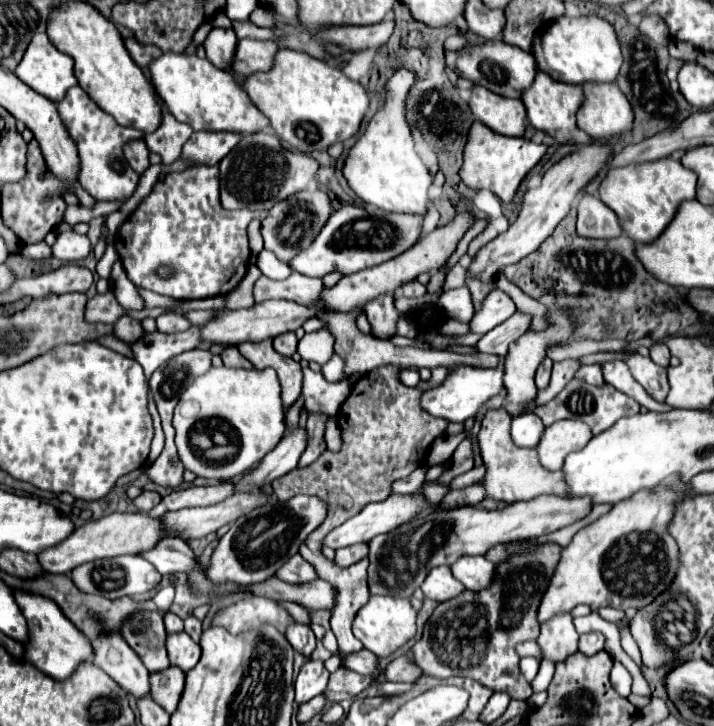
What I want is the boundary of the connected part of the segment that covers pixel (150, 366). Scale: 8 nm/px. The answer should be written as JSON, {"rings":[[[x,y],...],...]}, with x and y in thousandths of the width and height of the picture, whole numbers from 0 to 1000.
{"rings":[[[266,449],[261,457],[246,457],[246,460],[227,460],[227,457],[204,460],[190,474],[182,474],[182,479],[188,485],[188,493],[199,501],[207,525],[213,512],[224,501],[235,499],[241,490],[246,490],[252,485],[275,479],[280,471],[283,471],[280,452]]]}

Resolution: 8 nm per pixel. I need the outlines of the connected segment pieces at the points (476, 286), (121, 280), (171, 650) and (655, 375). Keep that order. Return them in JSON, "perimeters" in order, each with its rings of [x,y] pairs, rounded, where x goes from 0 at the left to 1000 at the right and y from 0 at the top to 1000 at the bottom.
{"perimeters":[[[[655,380],[653,394],[658,397],[658,405],[661,405],[664,430],[669,430],[672,421],[675,421],[675,413],[678,413],[678,410],[683,408],[683,402],[692,397],[692,388],[678,388],[678,386],[672,386],[669,380]]],[[[160,361],[157,366],[157,380],[154,380],[154,391],[157,391],[157,399],[165,410],[165,416],[176,424],[176,427],[199,427],[202,424],[202,413],[199,408],[193,405],[190,394],[176,383],[176,375],[171,369],[171,361]]],[[[261,871],[235,873],[232,895],[235,895],[238,915],[249,917],[258,926],[272,920],[275,912],[280,909],[280,890]]],[[[885,488],[877,496],[888,523],[894,529],[899,529],[899,534],[919,551],[919,554],[930,554],[938,537],[936,529],[936,518],[933,518],[933,507],[916,501],[910,493],[902,493],[896,488]]]]}

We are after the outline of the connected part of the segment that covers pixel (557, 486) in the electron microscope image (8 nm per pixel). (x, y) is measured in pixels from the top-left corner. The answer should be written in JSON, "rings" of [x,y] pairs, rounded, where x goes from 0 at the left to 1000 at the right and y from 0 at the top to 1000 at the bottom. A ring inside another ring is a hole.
{"rings":[[[689,562],[678,570],[672,581],[672,620],[675,634],[683,639],[683,650],[678,656],[681,667],[681,683],[692,689],[706,691],[725,691],[725,689],[745,689],[759,680],[776,680],[776,683],[798,683],[796,667],[790,661],[790,650],[770,650],[759,645],[754,634],[751,620],[728,617],[714,603],[714,573],[706,562]]]}

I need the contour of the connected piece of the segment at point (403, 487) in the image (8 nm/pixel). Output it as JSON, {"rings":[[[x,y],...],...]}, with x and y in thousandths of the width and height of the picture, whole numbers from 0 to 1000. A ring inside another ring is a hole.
{"rings":[[[588,642],[583,645],[583,650],[577,650],[577,656],[566,658],[566,661],[555,661],[555,667],[549,667],[549,678],[555,680],[577,680],[577,678],[585,678],[588,669],[594,667],[594,656],[599,650],[599,642]]]}

